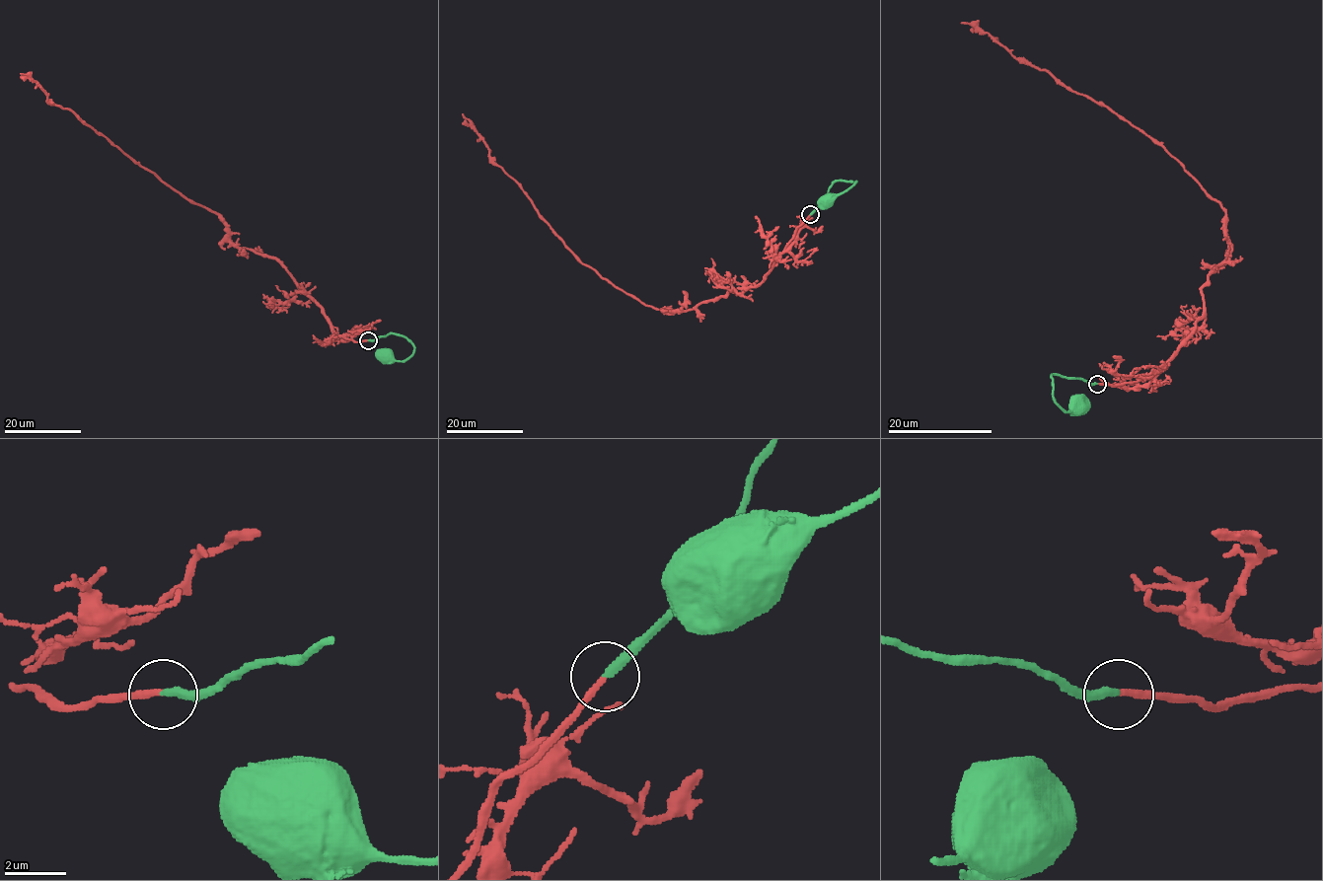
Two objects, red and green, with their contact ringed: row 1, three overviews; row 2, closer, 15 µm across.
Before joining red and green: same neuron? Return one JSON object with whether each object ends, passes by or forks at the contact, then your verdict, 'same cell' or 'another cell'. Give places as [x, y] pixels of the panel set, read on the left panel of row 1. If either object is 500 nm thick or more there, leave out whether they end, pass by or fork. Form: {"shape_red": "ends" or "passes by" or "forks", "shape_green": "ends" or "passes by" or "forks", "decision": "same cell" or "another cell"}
{"shape_red": "ends", "shape_green": "ends", "decision": "same cell"}

